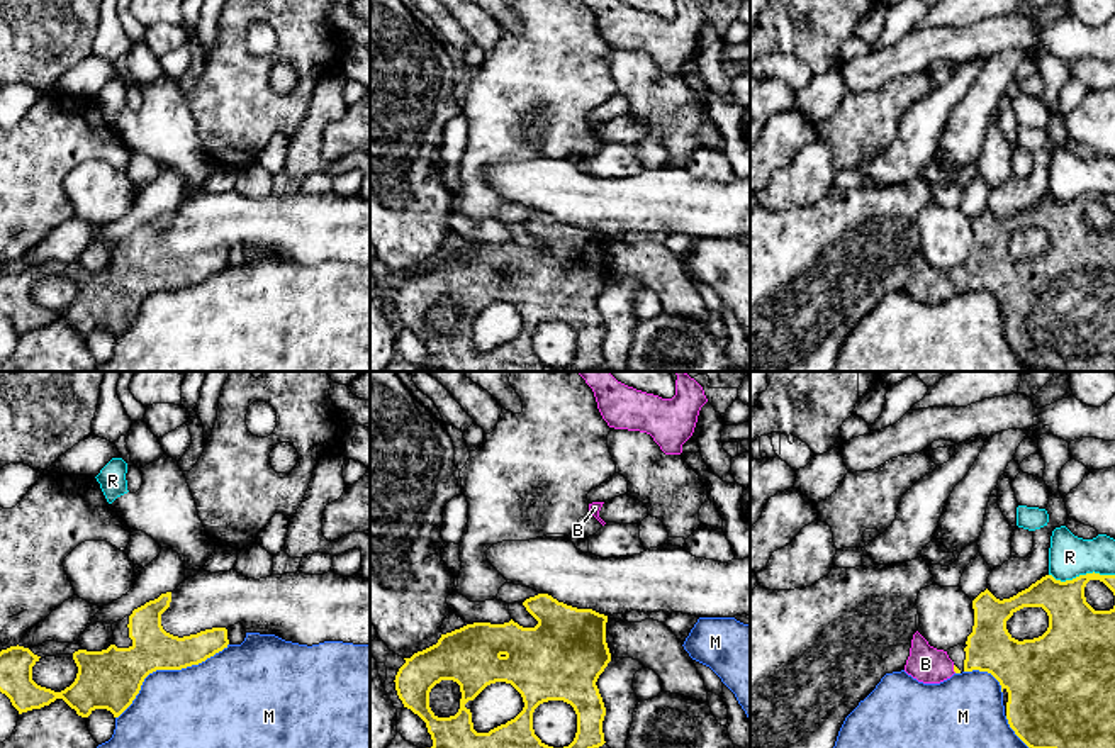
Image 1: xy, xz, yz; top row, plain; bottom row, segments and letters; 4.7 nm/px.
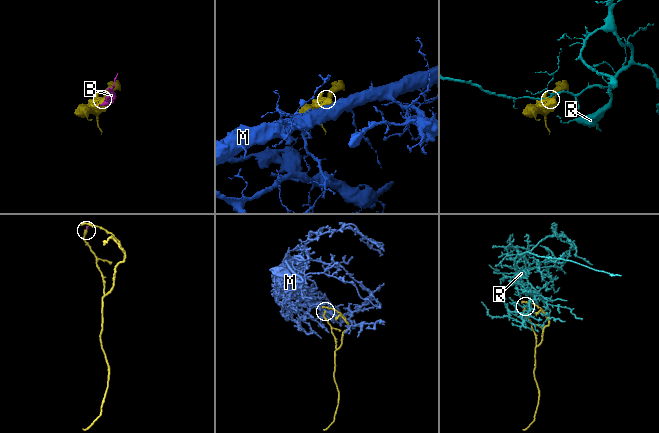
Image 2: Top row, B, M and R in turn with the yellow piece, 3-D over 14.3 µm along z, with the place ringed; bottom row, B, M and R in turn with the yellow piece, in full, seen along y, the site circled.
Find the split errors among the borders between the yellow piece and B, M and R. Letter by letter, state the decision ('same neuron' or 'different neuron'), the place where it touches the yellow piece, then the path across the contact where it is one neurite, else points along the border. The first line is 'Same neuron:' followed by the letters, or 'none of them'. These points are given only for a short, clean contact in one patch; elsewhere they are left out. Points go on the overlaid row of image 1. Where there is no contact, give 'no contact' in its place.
Same neuron: B
B: same neuron; contact yz (954, 669)
M: different neuron; contact xy (167, 669)
R: different neuron; contact yz (1081, 575)

